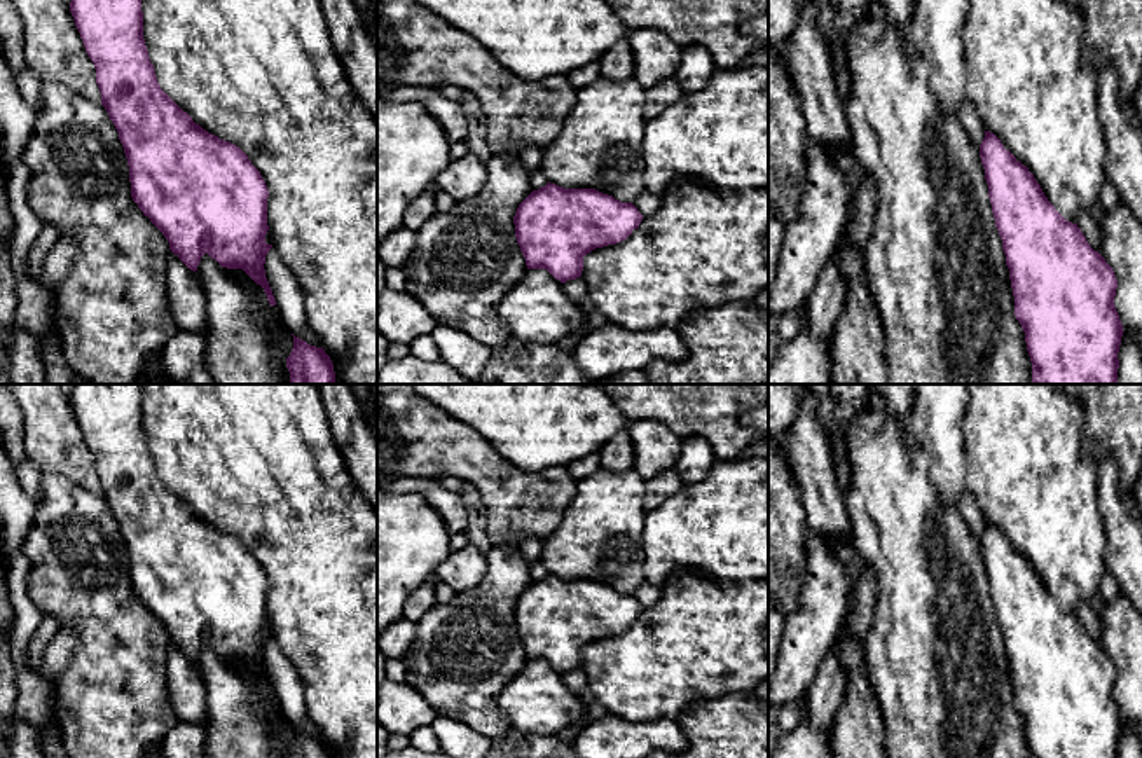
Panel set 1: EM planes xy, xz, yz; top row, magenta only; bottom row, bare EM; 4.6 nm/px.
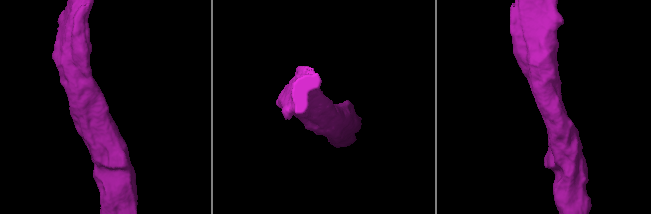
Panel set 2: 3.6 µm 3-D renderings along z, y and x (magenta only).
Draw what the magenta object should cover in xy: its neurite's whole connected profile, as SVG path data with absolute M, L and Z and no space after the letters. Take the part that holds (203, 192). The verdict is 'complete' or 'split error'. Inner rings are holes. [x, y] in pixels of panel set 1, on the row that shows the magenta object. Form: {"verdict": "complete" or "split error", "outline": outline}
{"verdict": "split error", "outline": "M72 0L70 12L84 42L86 52L94 63L101 105L108 112L108 117L114 122L124 147L129 166L131 197L143 215L148 217L150 222L164 234L169 243L169 250L194 272L197 271L204 253L215 258L222 267L243 269L257 285L264 288L269 304L276 306L276 299L264 269L265 255L271 248L274 248L283 264L295 276L297 285L304 293L307 325L318 335L321 344L316 348L293 335L293 349L286 358L290 384L335 384L337 381L341 384L377 384L377 119L354 93L346 70L335 54L320 0Z"}

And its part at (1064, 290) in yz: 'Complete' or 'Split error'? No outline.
Split error

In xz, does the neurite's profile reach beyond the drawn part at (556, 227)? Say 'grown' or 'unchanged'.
grown

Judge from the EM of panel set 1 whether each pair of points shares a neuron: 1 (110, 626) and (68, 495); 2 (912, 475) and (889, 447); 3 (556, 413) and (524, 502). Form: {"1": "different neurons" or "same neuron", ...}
{"1": "same neuron", "2": "same neuron", "3": "different neurons"}

